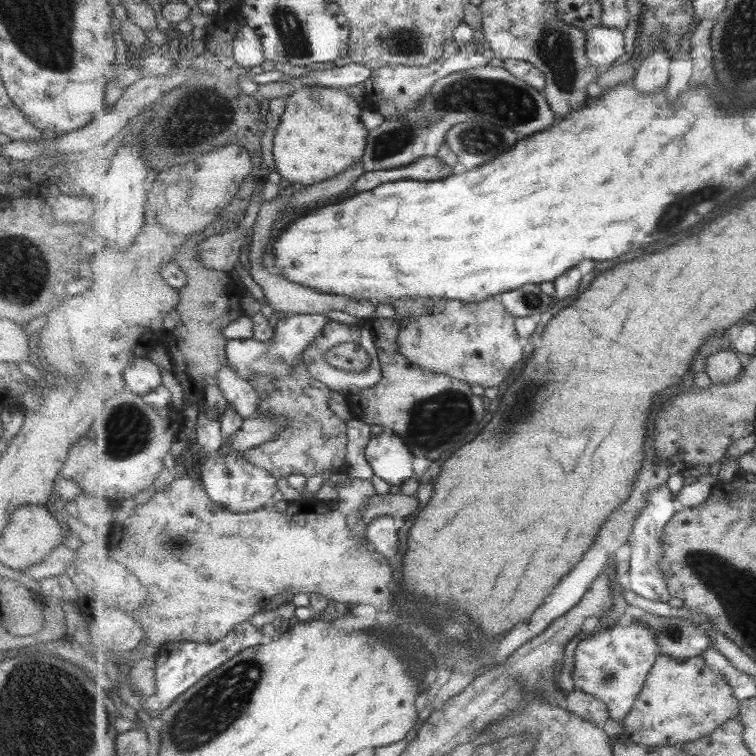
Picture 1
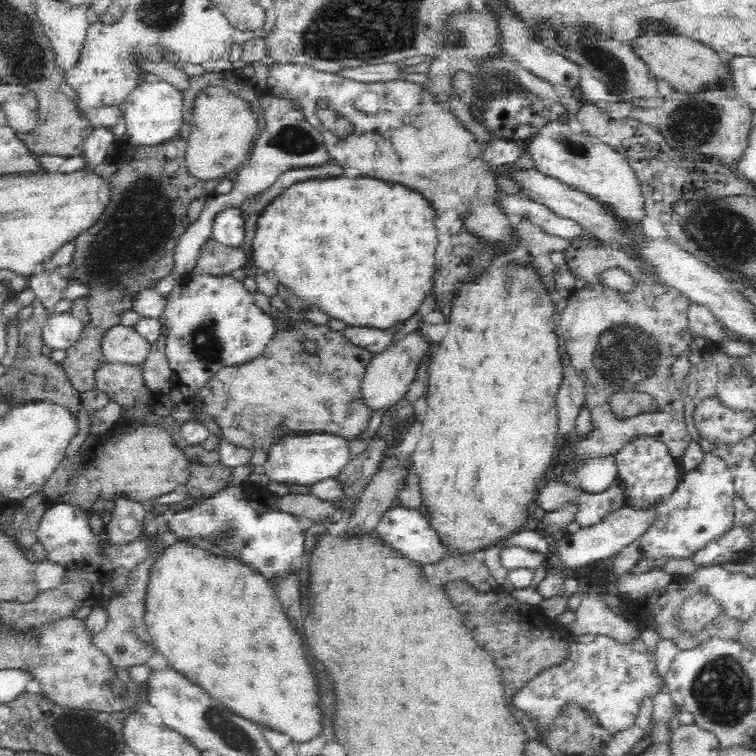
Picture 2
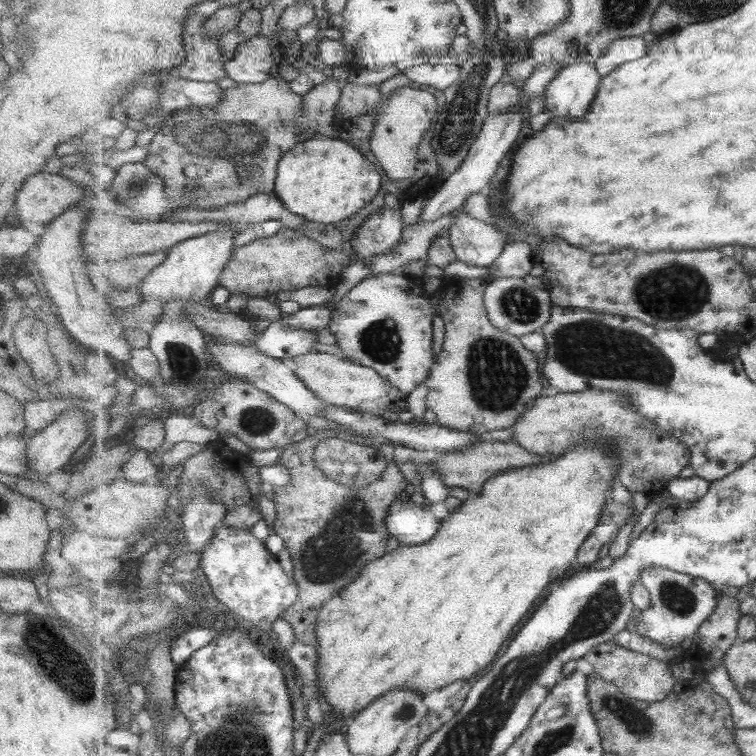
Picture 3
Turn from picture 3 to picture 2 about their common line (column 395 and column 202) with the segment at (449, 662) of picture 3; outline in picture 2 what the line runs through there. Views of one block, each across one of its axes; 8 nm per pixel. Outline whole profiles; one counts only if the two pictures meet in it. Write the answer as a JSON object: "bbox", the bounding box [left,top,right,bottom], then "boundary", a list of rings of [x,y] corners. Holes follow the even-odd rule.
{"bbox":[145,540,322,742],"boundary":[[[178,540],[166,547],[152,565],[147,586],[145,626],[156,650],[167,658],[168,666],[193,684],[196,682],[233,714],[258,726],[276,729],[293,742],[310,742],[322,734],[318,680],[306,664],[302,636],[290,628],[290,622],[268,584],[274,582],[238,558],[213,555],[190,542]]]}

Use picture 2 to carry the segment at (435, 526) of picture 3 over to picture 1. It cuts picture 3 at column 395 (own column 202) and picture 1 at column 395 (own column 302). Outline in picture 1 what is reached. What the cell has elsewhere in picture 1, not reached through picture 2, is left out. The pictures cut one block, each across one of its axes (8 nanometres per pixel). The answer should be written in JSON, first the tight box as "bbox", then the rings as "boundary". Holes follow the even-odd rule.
{"bbox":[365,516,400,558],"boundary":[[[379,516],[368,524],[365,536],[387,558],[397,554],[397,530],[400,523],[393,516]]]}

